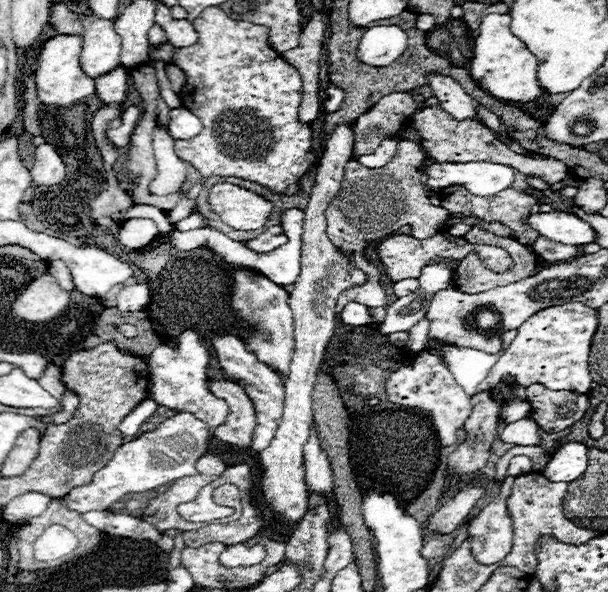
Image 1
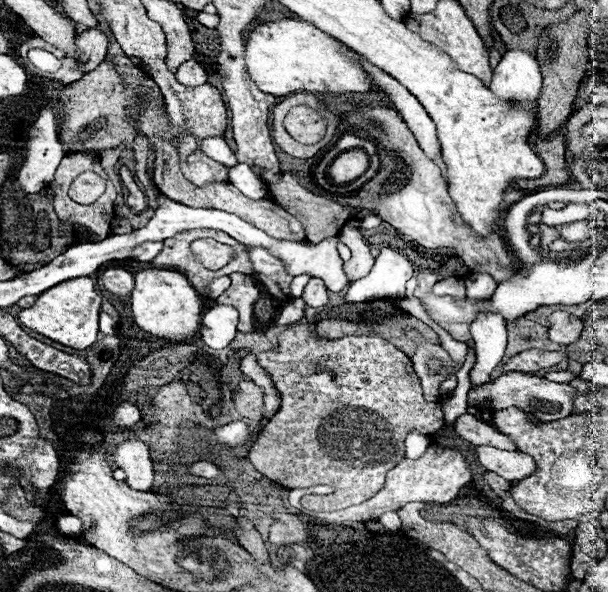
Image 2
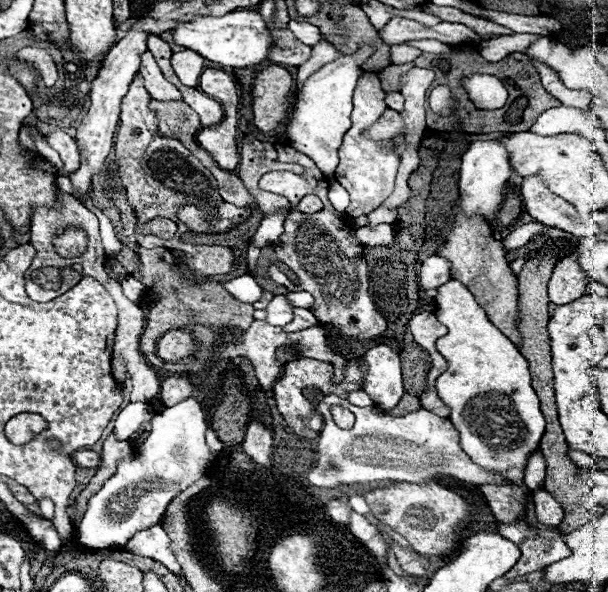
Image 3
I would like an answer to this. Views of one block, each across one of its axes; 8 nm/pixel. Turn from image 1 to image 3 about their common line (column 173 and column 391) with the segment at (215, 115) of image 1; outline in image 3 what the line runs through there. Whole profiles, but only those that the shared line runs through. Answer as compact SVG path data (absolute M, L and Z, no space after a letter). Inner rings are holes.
M398 44L398 46L390 46L390 64L406 64L412 62L420 56L422 52L418 48L406 46L406 44Z

